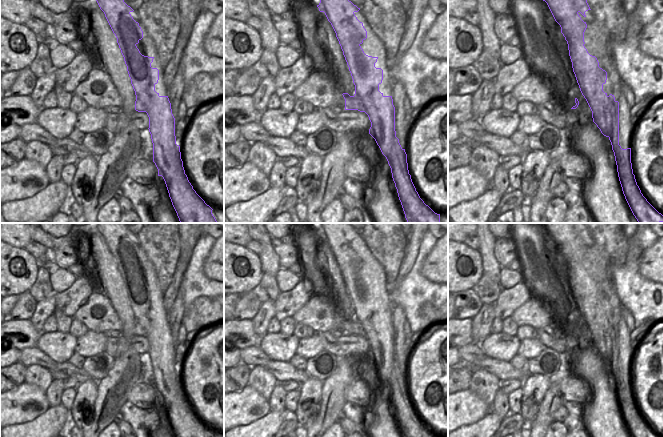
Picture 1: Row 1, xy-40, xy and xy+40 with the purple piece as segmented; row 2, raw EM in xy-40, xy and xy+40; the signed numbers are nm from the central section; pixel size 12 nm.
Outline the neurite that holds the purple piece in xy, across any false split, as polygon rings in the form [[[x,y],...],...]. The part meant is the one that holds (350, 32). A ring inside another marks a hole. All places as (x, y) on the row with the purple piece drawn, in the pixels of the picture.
[[[320,0],[317,7],[320,12],[325,13],[336,33],[355,85],[355,94],[353,96],[350,96],[348,93],[342,94],[345,99],[345,110],[358,110],[368,115],[371,122],[369,134],[375,139],[382,154],[388,161],[407,222],[440,223],[440,214],[435,213],[420,198],[409,174],[407,154],[405,149],[401,147],[399,139],[396,137],[395,107],[392,96],[384,96],[383,93],[379,91],[379,85],[383,80],[383,70],[375,67],[378,57],[366,55],[360,46],[367,38],[367,31],[363,23],[360,22],[354,14],[358,12],[360,8],[349,0]]]

